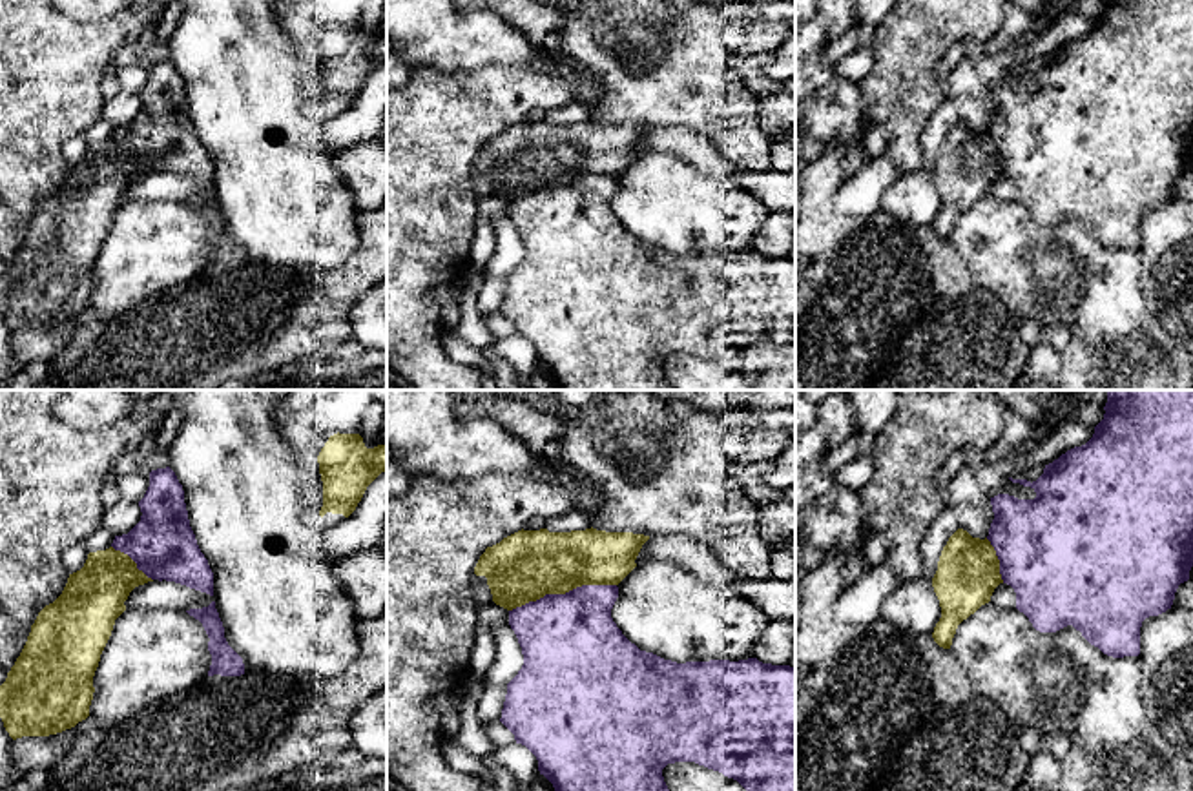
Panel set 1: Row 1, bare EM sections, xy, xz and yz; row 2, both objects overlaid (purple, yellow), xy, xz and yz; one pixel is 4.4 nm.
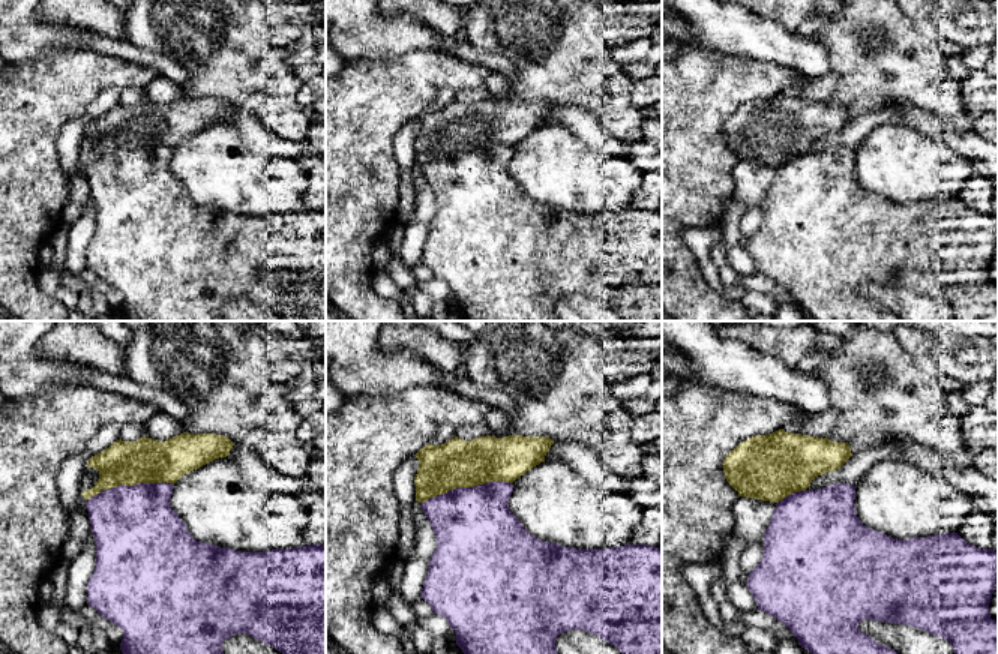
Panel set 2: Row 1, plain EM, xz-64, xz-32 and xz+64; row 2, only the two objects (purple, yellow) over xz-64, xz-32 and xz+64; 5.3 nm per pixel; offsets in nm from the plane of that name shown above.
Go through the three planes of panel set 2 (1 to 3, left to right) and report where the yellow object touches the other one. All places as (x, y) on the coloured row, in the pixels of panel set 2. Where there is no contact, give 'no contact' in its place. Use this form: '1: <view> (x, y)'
1: xz-64 (131, 486)
2: xz-32 (465, 488)
3: xz+64 (791, 494)

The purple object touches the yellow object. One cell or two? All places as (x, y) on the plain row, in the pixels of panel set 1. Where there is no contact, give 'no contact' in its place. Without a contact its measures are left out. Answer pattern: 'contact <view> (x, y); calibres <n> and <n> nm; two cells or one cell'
contact xz (562, 186); calibres 440 and 300 nm; two cells

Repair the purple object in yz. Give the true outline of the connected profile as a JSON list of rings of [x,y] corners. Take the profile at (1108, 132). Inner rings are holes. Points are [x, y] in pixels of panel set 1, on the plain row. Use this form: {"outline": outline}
{"outline": [[[1104,0],[1104,11],[1094,18],[1093,29],[1067,42],[1053,55],[1045,56],[1043,66],[1036,73],[1012,71],[1036,84],[1034,91],[1018,91],[1009,86],[991,89],[994,111],[987,131],[1000,151],[1000,166],[1003,175],[1016,184],[1016,200],[1023,204],[1032,219],[1040,224],[1056,224],[1073,217],[1082,228],[1104,246],[1113,250],[1140,246],[1140,219],[1149,208],[1158,208],[1171,200],[1175,184],[1180,175],[1189,171],[1193,159],[1193,0]]]}

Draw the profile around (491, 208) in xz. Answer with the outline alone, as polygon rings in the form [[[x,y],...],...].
[[[493,195],[480,202],[480,217],[493,224],[498,217],[509,215],[509,202]]]

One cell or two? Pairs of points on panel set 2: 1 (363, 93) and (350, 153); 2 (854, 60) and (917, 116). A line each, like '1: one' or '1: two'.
1: one
2: two

